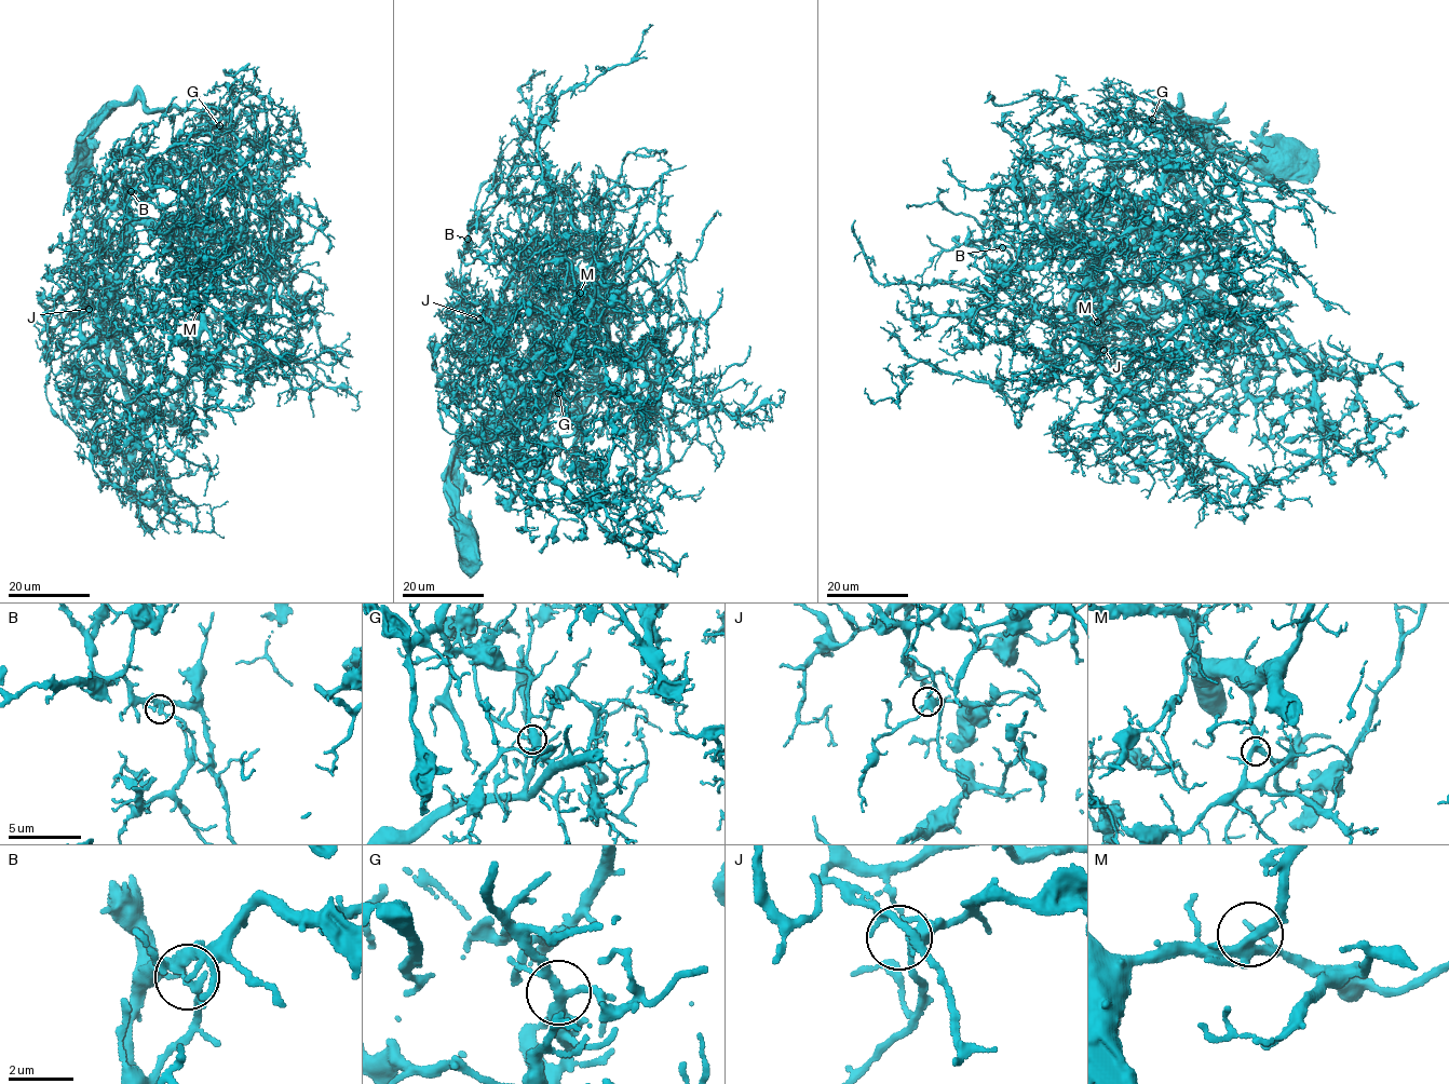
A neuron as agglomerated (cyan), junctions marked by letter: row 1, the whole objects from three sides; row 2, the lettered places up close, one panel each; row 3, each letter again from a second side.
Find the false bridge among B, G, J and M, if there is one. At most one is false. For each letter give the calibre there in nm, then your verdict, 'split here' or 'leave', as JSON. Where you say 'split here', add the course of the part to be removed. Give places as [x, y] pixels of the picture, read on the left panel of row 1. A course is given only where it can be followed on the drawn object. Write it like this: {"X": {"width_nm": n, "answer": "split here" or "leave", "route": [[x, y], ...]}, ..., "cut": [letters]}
{"B": {"width_nm": 280, "answer": "split here", "route": [[131, 191], [133, 197], [124, 211], [138, 218], [141, 213], [135, 207]]}, "G": {"width_nm": 240, "answer": "leave"}, "J": {"width_nm": 340, "answer": "leave"}, "M": {"width_nm": 320, "answer": "leave"}, "cut": ["B"]}

